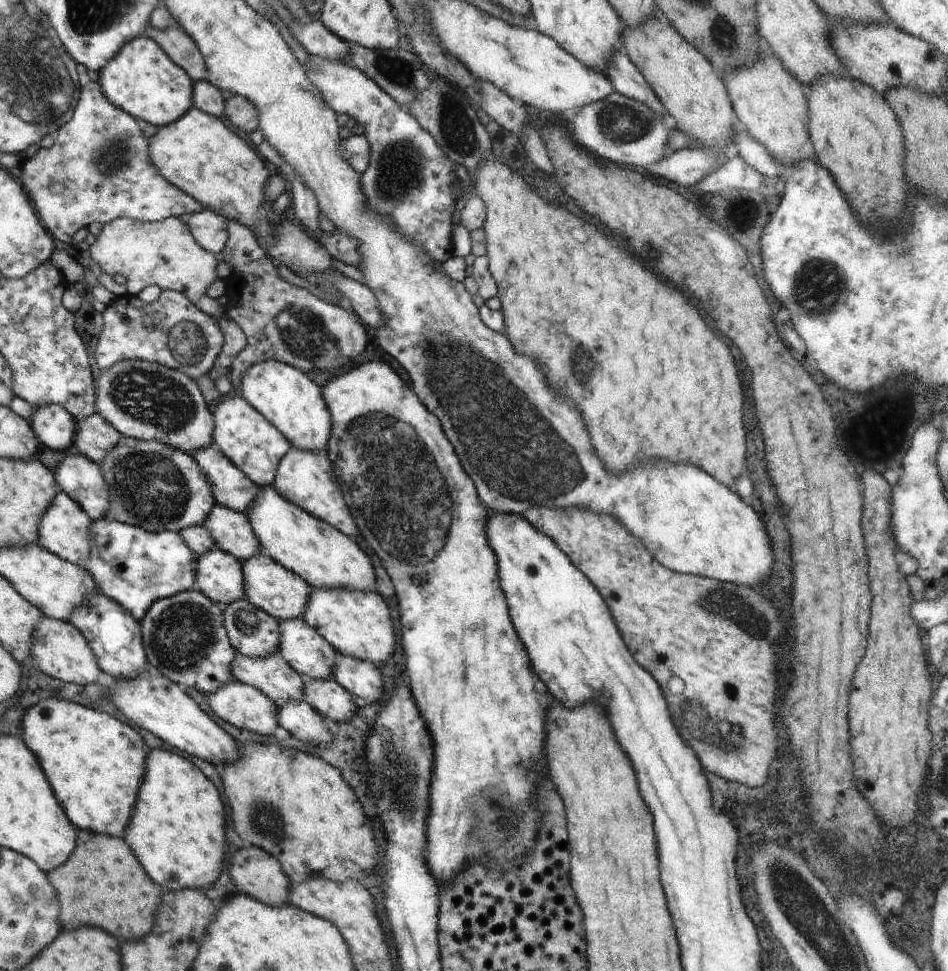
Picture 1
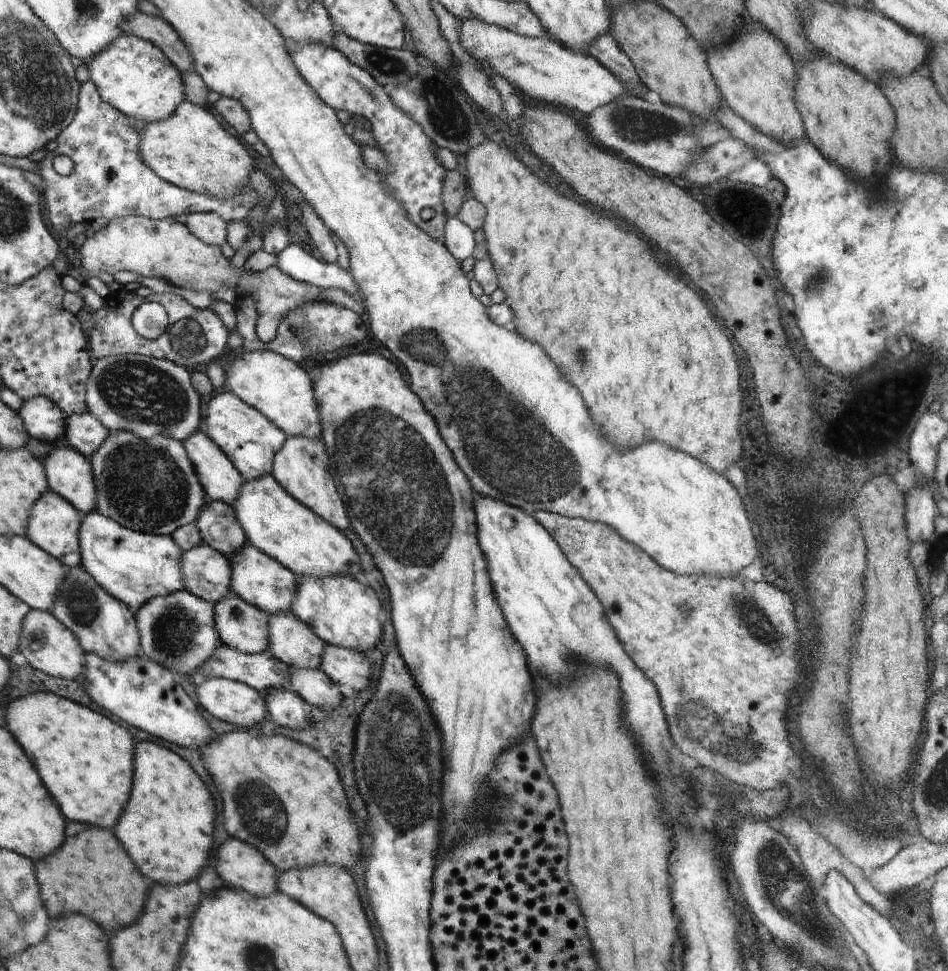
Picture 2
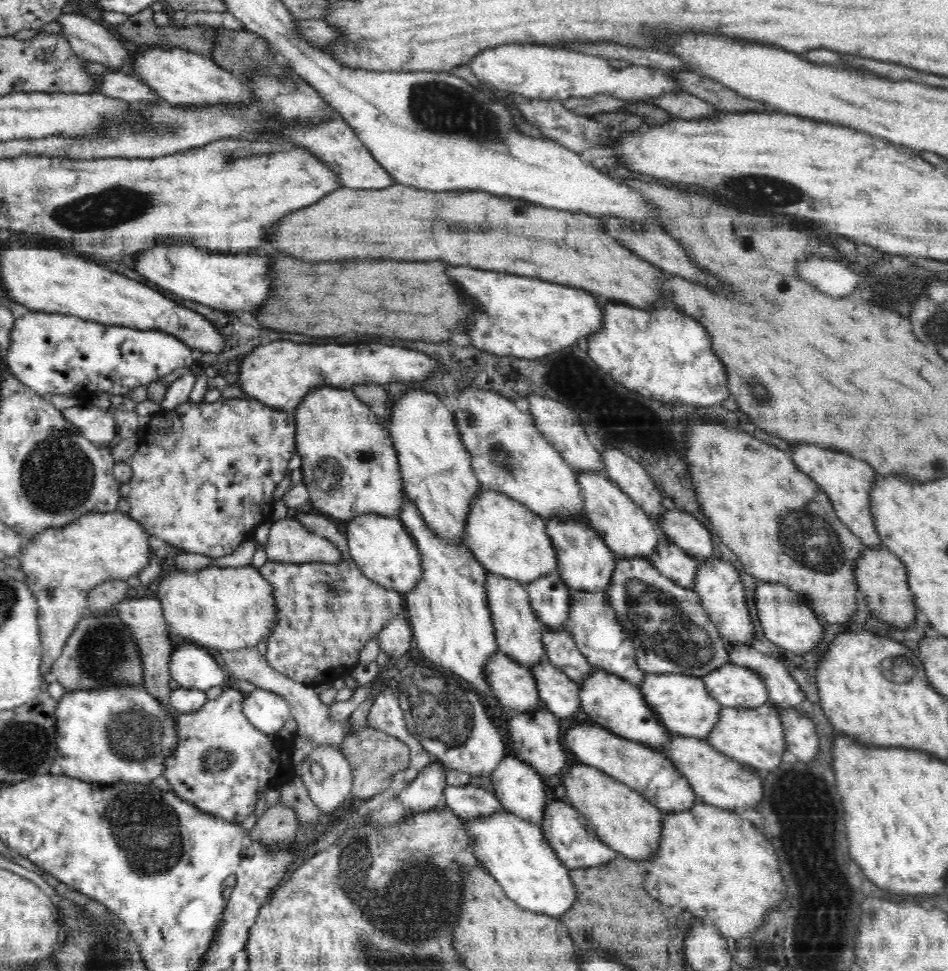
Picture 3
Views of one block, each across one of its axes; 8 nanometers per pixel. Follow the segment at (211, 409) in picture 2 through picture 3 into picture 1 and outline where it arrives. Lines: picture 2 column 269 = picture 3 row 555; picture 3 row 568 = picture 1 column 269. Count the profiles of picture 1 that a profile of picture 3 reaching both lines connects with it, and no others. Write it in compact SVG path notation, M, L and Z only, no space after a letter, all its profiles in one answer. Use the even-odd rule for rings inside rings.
M242 397L222 399L212 413L214 444L260 488L273 485L277 466L291 447L286 437Z

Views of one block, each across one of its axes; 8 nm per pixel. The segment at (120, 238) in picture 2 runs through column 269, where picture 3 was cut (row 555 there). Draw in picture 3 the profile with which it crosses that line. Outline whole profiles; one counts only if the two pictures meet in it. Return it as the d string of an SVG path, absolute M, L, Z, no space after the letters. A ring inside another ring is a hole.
M284 518L276 522L270 521L270 525L268 544L265 547L268 560L270 561L281 563L334 563L342 560L342 553L338 550L338 547L334 546L332 542L326 541L326 538L306 530L296 518Z

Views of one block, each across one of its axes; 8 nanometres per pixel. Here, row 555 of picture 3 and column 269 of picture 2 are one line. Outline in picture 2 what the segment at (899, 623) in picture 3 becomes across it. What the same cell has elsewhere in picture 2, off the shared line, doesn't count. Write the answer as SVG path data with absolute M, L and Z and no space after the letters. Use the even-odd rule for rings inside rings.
M230 837L216 856L220 882L226 886L245 890L248 894L268 898L278 888L277 869L270 864L258 848Z

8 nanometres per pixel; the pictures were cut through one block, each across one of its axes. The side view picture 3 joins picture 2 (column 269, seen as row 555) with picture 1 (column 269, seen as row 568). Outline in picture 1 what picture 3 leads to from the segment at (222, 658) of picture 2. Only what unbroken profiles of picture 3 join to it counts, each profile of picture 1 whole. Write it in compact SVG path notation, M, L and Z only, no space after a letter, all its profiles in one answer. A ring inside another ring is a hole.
M240 653L235 656L230 668L234 679L241 683L257 688L276 704L286 704L289 702L304 701L303 694L306 678L296 672L282 657L281 654L274 653L271 657L250 658Z

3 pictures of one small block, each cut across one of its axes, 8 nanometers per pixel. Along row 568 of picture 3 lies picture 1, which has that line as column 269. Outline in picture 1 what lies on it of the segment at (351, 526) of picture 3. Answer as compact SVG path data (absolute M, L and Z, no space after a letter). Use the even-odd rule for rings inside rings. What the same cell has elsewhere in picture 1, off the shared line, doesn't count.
M275 360L256 363L243 376L240 392L291 445L310 452L326 450L332 430L331 414L320 387L306 373Z

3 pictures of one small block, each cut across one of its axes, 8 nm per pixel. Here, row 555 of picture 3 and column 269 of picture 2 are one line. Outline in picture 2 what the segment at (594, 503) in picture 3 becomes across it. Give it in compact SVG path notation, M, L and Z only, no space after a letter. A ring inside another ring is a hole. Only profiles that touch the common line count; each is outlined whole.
M291 610L268 617L268 648L290 668L321 668L326 643Z

